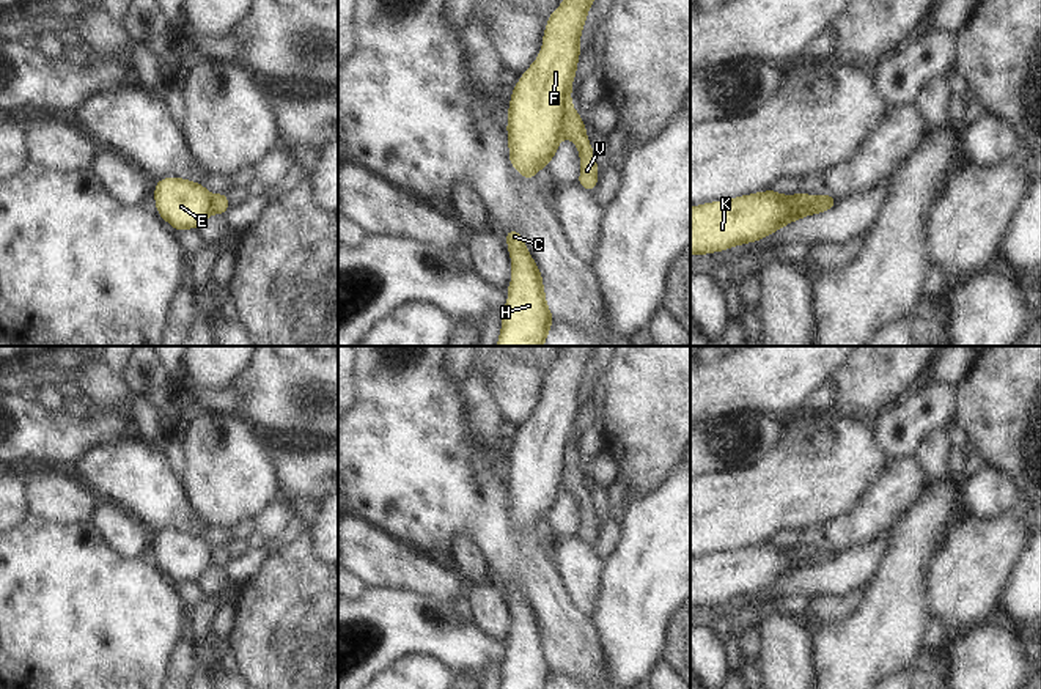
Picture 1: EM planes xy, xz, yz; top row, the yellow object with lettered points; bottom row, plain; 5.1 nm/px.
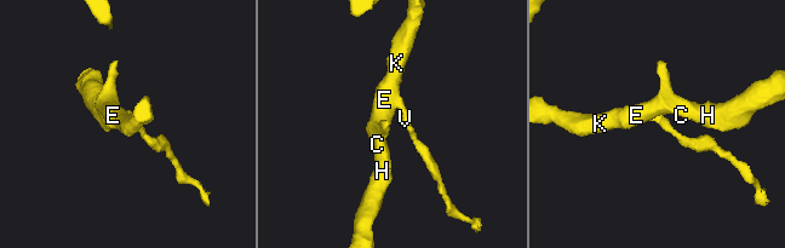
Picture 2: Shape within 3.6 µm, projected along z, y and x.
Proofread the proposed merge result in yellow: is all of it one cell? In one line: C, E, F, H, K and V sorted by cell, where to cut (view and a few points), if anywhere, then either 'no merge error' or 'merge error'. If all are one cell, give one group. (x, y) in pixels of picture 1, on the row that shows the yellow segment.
C E F H K / V | yz (829, 195), (821, 198), (816, 195), (812, 211) | merge error

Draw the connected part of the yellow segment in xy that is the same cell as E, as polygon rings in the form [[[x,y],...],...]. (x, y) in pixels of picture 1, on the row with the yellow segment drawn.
[[[178,176],[157,179],[154,200],[159,217],[176,231],[198,230],[212,216],[212,193],[201,184]]]

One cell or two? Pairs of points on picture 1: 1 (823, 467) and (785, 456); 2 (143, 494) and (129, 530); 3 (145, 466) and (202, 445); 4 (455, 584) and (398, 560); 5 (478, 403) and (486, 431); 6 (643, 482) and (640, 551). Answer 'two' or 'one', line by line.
1: one
2: two
3: two
4: one
5: one
6: two

